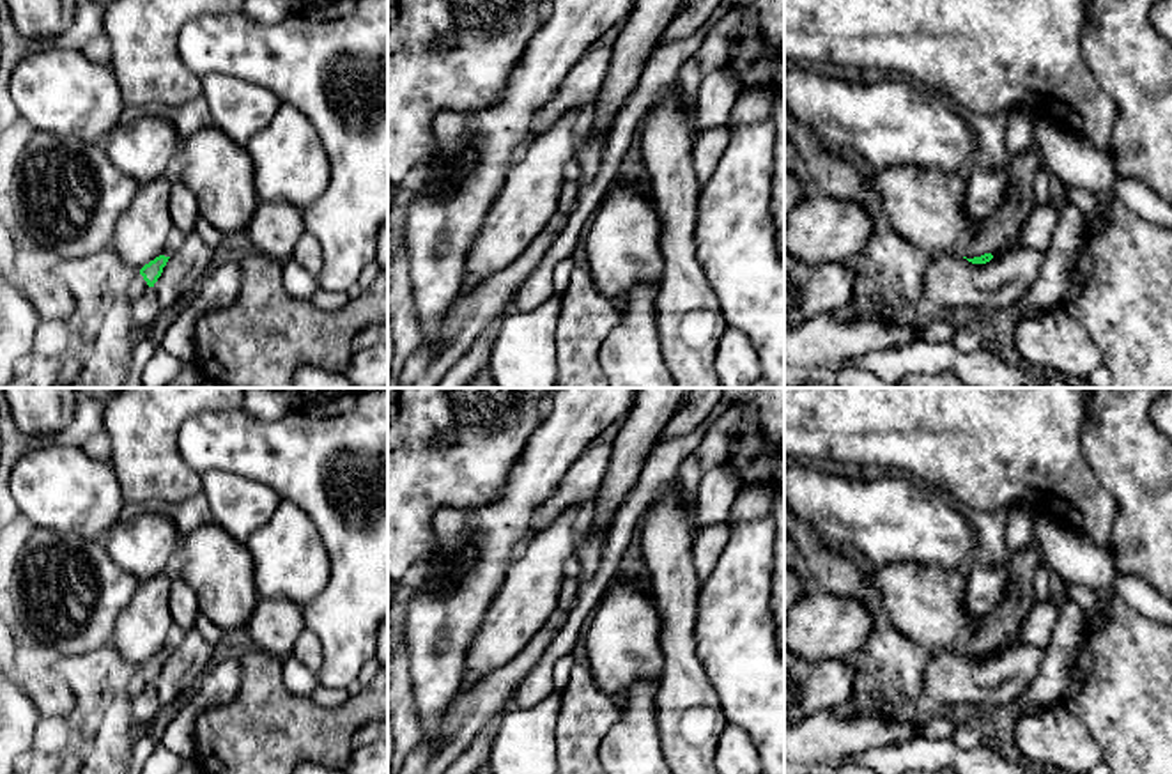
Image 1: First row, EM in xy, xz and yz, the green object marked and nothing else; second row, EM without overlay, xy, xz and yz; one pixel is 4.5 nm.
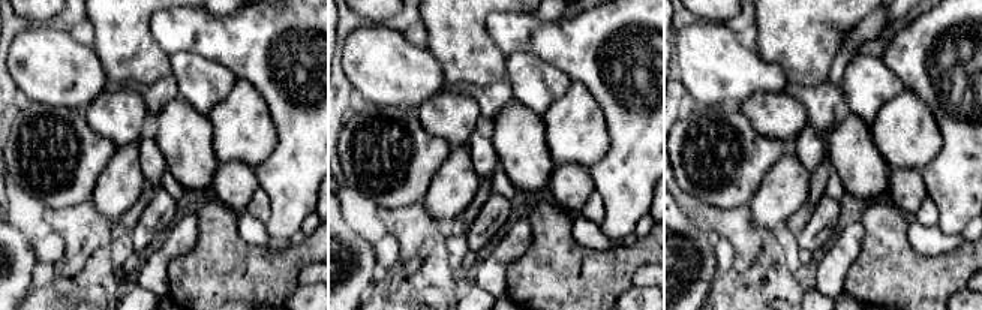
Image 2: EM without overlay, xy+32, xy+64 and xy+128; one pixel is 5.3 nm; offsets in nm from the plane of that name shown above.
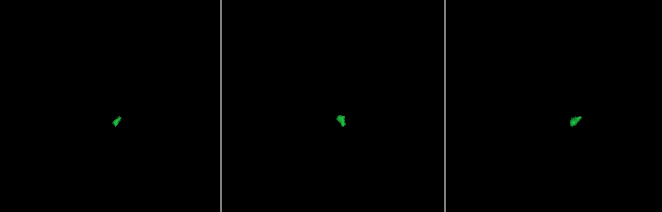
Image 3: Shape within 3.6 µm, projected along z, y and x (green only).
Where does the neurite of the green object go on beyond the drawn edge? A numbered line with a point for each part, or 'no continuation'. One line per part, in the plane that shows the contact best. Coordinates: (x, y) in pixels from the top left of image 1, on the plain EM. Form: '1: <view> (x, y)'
1: xy (138, 682)
2: yz (999, 629)

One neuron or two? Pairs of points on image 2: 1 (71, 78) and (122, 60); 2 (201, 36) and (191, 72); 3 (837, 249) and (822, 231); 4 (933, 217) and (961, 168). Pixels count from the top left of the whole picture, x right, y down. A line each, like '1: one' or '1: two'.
1: two
2: two
3: two
4: two

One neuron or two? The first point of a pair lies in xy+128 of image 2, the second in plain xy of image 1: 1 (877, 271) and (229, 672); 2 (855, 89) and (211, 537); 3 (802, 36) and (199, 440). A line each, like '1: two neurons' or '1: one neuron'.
1: two neurons
2: two neurons
3: two neurons

